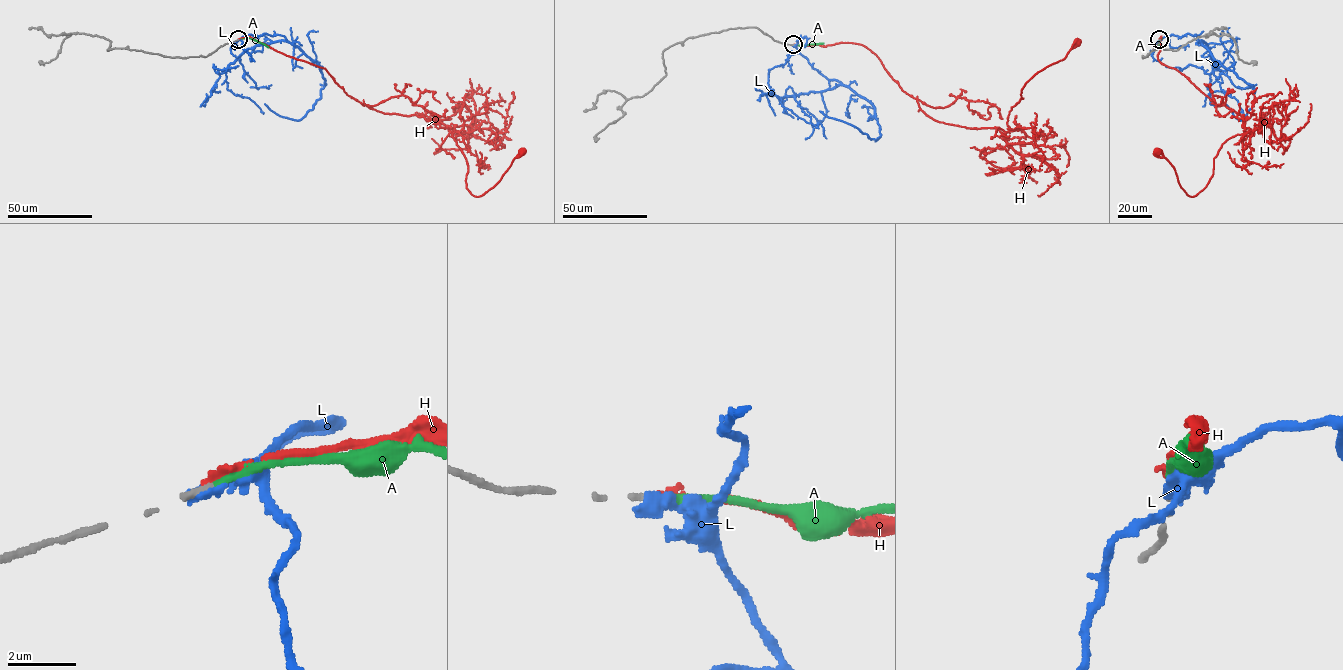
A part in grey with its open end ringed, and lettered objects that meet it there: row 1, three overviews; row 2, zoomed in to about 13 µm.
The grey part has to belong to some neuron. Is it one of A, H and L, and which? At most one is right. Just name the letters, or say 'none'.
A

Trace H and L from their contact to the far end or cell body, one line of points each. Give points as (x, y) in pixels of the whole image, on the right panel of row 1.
H: (1160, 39), (1160, 62), (1243, 115), (1250, 130), (1222, 144), (1193, 196), (1157, 151)
L: (1160, 40), (1171, 35), (1195, 35), (1213, 57), (1255, 89), (1254, 103), (1241, 120), (1226, 104)

